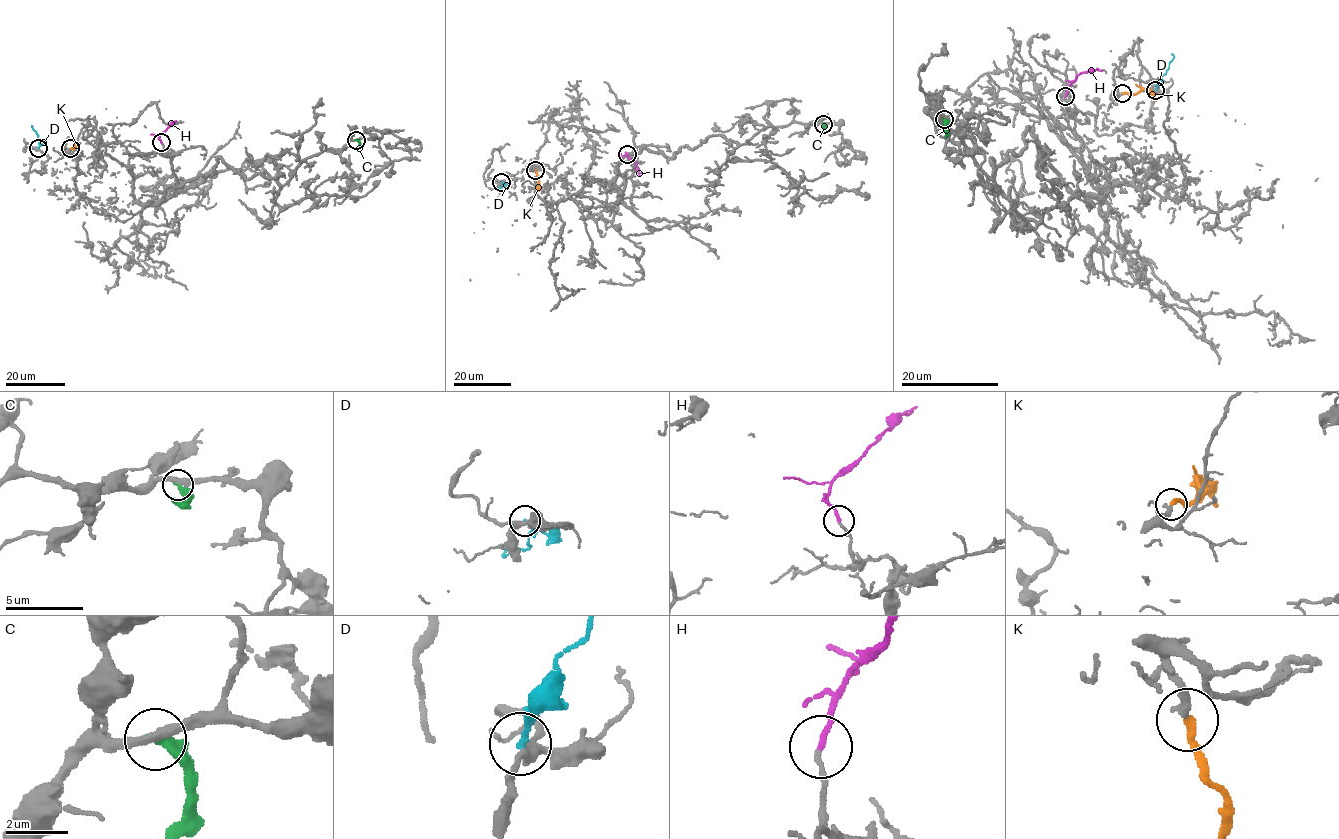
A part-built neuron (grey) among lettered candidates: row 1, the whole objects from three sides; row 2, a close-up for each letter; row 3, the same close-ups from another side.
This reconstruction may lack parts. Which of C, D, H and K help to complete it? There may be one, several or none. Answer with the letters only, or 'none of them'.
H, K

